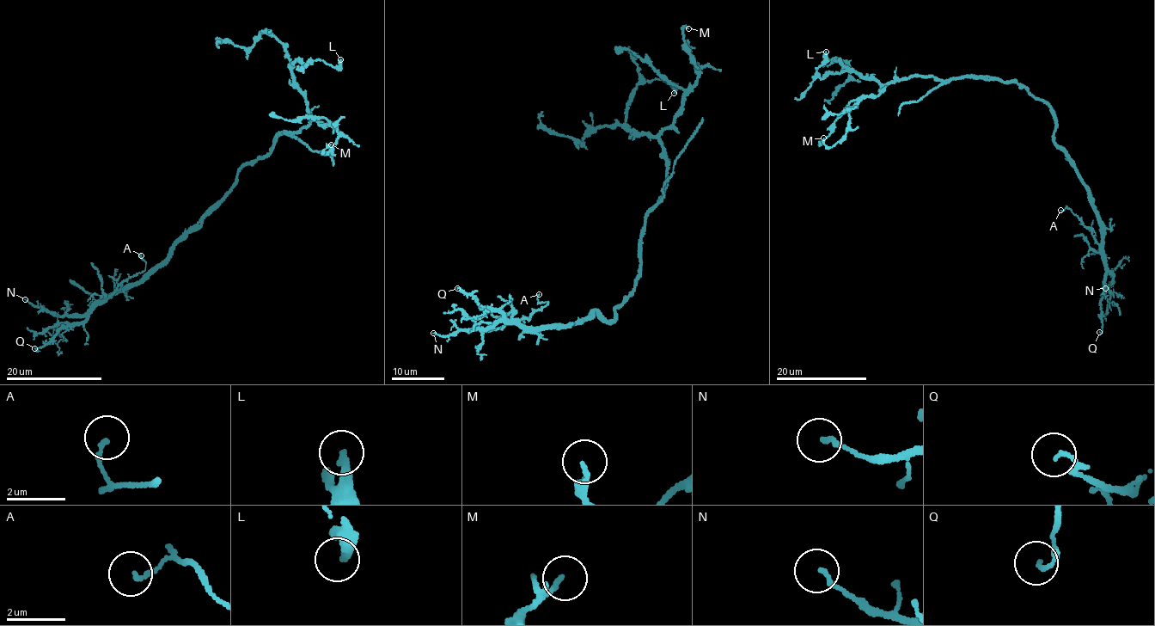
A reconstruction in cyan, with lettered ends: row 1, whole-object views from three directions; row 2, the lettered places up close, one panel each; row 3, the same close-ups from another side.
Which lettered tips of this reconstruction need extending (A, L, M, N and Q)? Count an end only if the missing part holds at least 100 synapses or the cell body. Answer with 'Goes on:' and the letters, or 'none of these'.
Goes on: none of these

